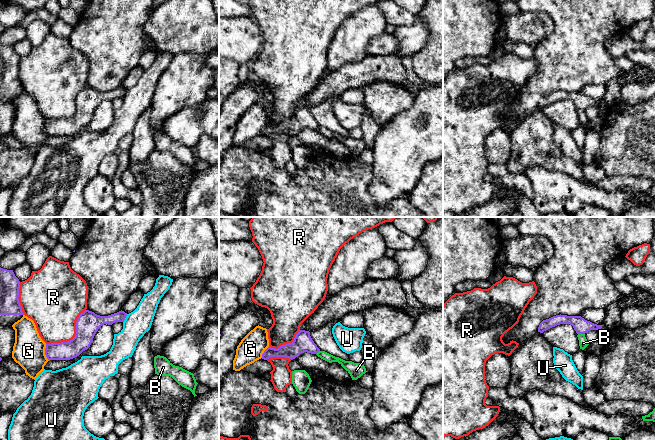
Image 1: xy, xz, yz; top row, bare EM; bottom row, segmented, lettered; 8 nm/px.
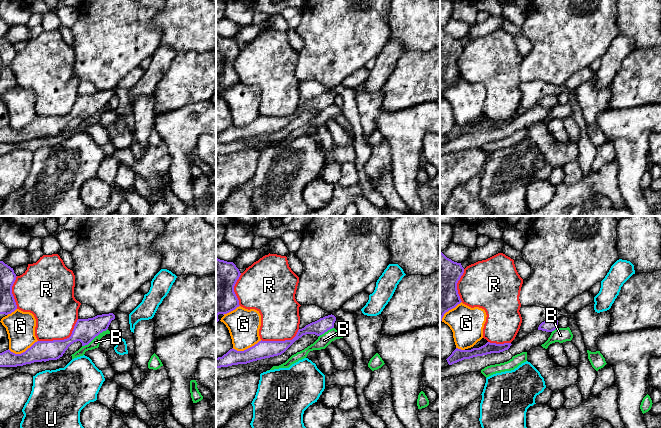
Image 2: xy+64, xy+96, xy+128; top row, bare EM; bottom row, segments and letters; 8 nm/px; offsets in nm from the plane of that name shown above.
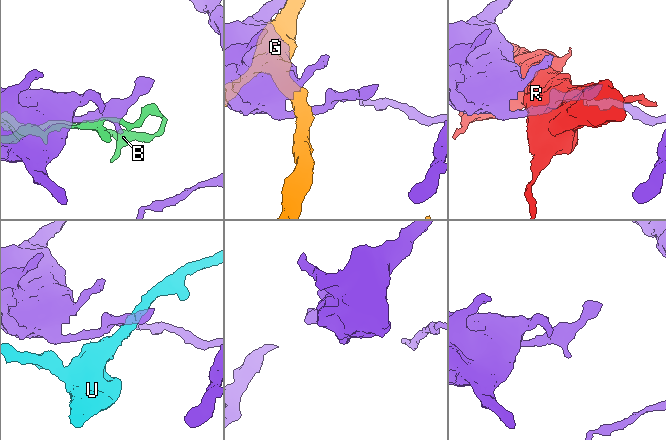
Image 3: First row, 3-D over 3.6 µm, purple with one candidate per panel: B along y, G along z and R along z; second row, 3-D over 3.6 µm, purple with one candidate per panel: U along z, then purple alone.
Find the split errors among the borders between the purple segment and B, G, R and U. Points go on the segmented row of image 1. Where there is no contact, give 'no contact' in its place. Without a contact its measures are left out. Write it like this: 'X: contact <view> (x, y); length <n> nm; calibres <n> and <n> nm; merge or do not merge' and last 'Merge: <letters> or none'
B: contact yz (581, 333); length 60 nm; calibres 120 and 70 nm; do not merge
G: contact xy (45, 352); length 140 nm; calibres 140 and 260 nm; do not merge
R: contact xy (74, 337); length 420 nm; calibres 190 and 360 nm; do not merge
U: contact xy (125, 317); length 80 nm; calibres 120 and 200 nm; do not merge
Merge: none

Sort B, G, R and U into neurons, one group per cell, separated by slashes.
B / G / R / U

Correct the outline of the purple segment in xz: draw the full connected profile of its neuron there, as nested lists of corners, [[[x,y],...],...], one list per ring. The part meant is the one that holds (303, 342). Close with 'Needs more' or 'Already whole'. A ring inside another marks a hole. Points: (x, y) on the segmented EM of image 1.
[[[299,330],[292,343],[282,345],[278,349],[268,347],[262,354],[262,359],[267,360],[271,357],[295,359],[304,352],[317,354],[319,351],[320,349],[312,340],[310,332]]]. Already whole

